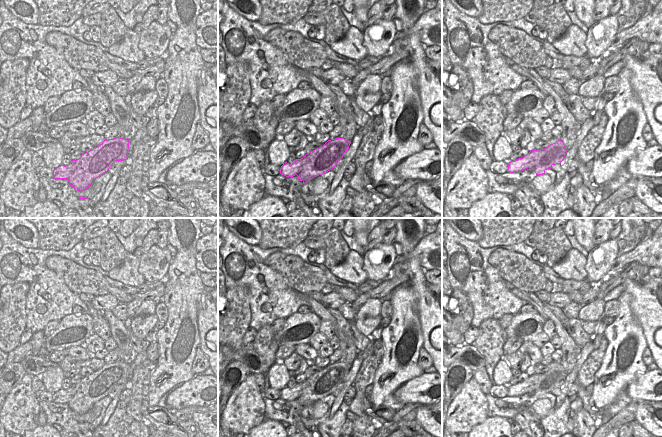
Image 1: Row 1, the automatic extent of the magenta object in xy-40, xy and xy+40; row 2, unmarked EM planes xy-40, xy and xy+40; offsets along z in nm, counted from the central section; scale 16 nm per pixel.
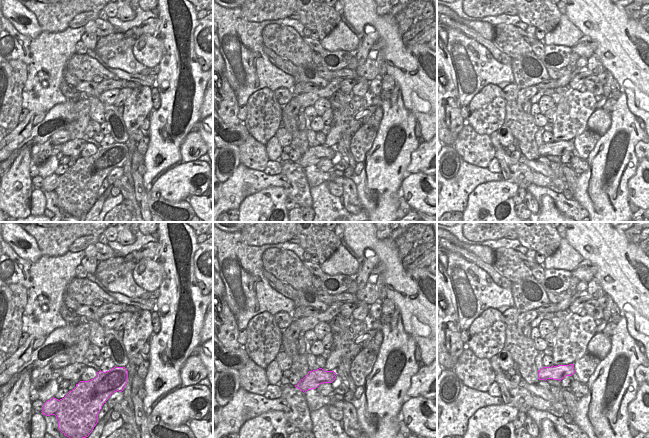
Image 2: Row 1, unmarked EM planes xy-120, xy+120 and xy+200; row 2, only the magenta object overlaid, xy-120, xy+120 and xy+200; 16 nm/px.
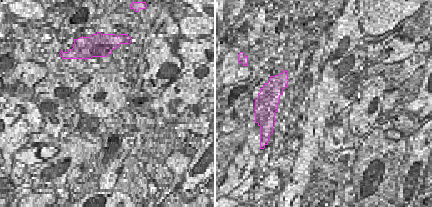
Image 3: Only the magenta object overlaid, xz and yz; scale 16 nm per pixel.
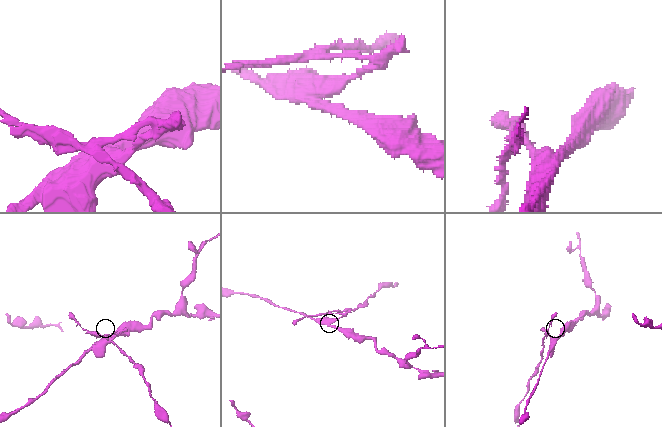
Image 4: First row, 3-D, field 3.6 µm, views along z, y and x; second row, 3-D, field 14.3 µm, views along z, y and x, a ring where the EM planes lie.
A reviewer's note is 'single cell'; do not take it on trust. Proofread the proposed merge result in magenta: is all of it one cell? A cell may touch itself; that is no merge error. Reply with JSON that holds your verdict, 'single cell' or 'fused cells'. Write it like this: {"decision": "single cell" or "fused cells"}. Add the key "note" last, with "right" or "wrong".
{"decision": "fused cells", "note": "wrong"}

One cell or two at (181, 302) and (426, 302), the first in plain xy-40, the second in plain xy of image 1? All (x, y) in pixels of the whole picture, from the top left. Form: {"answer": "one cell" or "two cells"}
{"answer": "two cells"}

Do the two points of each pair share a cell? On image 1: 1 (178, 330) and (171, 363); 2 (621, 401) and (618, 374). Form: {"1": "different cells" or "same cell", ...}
{"1": "same cell", "2": "different cells"}

